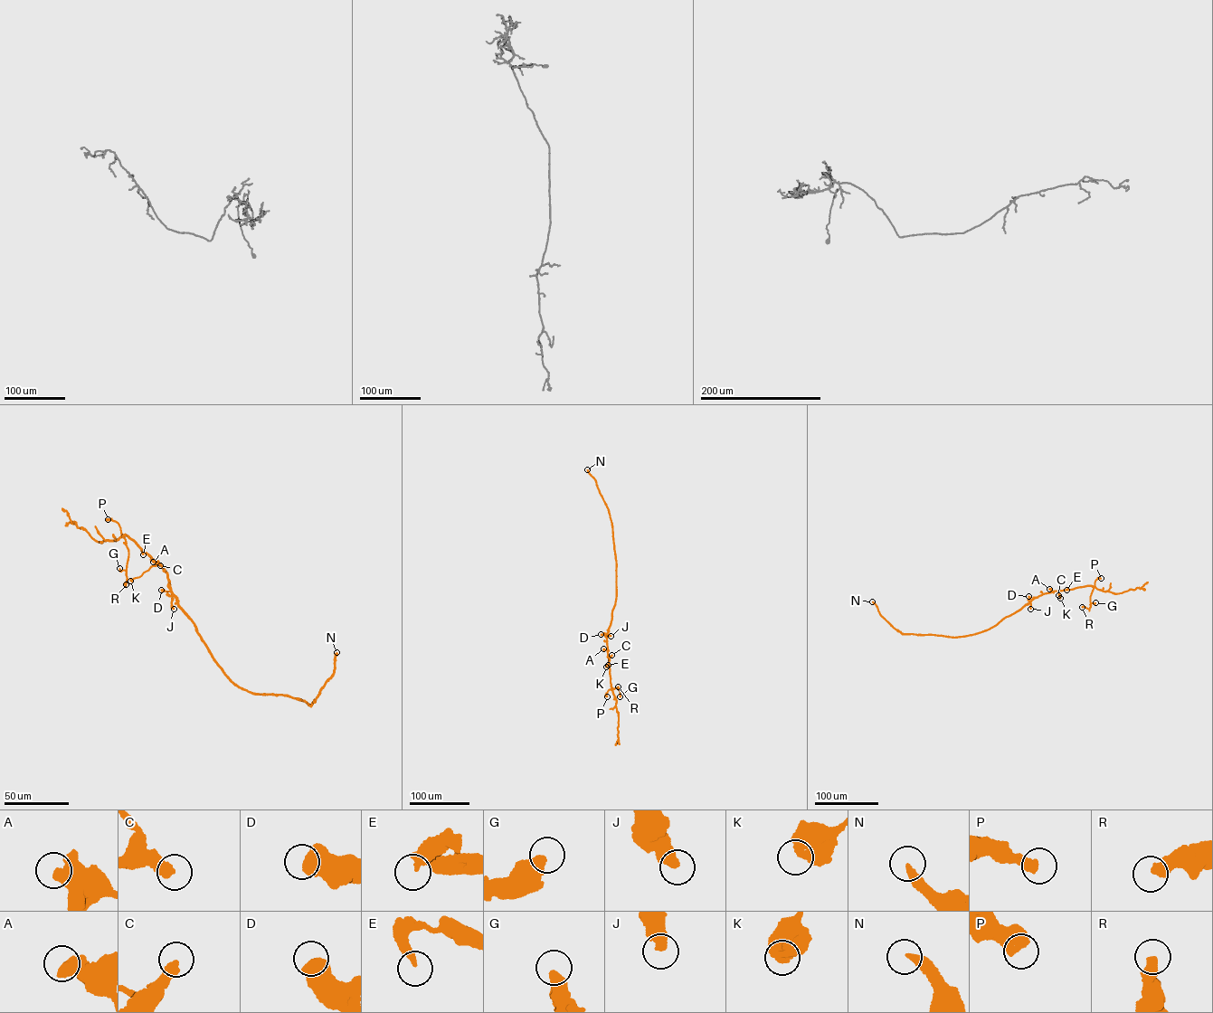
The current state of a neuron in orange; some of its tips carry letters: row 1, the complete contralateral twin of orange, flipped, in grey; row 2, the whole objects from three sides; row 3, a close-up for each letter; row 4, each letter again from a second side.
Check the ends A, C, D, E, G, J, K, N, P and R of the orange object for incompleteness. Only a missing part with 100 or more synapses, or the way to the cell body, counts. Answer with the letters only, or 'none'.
N

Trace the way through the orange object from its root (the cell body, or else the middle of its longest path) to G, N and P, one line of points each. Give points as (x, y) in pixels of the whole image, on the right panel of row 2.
G: (1004, 618), (1043, 593), (1056, 591), (1091, 585), (1094, 588), (1090, 602), (1095, 602)
N: (1004, 618), (989, 629), (962, 636), (903, 634), (881, 615), (872, 601)
P: (1004, 618), (1043, 593), (1094, 587), (1095, 580), (1101, 578)

